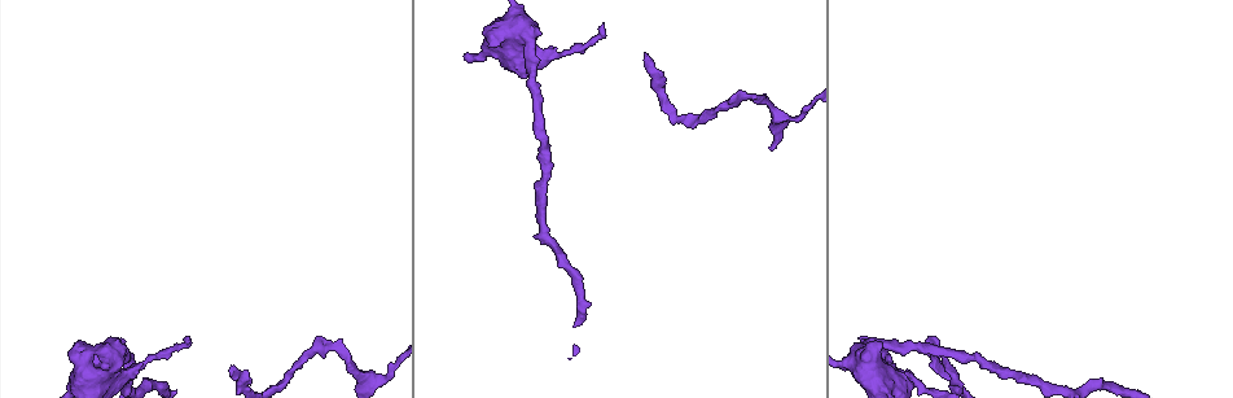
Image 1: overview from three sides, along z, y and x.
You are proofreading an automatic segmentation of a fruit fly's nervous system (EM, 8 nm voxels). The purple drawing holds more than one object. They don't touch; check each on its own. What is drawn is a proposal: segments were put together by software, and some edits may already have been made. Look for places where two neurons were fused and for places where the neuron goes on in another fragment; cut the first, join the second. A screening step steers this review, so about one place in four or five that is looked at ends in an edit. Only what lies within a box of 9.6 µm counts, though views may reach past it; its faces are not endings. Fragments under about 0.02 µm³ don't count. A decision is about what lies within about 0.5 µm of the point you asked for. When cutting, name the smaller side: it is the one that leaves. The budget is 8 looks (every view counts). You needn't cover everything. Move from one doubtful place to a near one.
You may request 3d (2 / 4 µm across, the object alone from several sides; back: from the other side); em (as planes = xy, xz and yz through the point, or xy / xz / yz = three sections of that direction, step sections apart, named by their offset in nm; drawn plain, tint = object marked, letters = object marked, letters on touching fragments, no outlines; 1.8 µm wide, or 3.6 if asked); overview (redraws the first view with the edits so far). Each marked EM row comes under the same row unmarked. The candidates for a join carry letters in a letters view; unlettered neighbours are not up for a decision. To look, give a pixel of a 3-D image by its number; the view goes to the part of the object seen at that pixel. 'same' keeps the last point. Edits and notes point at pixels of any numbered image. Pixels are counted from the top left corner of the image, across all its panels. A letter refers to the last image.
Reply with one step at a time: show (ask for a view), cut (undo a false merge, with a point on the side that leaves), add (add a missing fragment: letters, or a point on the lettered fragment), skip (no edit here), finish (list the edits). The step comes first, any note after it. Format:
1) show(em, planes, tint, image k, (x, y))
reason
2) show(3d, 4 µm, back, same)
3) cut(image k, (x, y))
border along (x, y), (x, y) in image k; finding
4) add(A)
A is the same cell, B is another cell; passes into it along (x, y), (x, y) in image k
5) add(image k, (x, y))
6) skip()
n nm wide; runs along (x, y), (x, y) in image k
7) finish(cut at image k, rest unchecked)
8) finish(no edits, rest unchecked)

show(3d, 2 µm, image 1, (742, 98))
abrupt turn

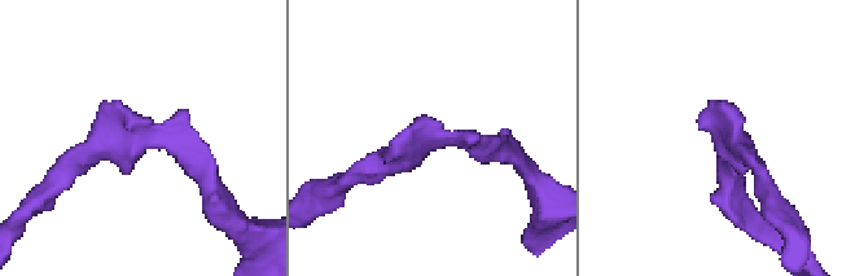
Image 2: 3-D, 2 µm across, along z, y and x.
show(em, yz, step 4, tint, image 2, (728, 148))

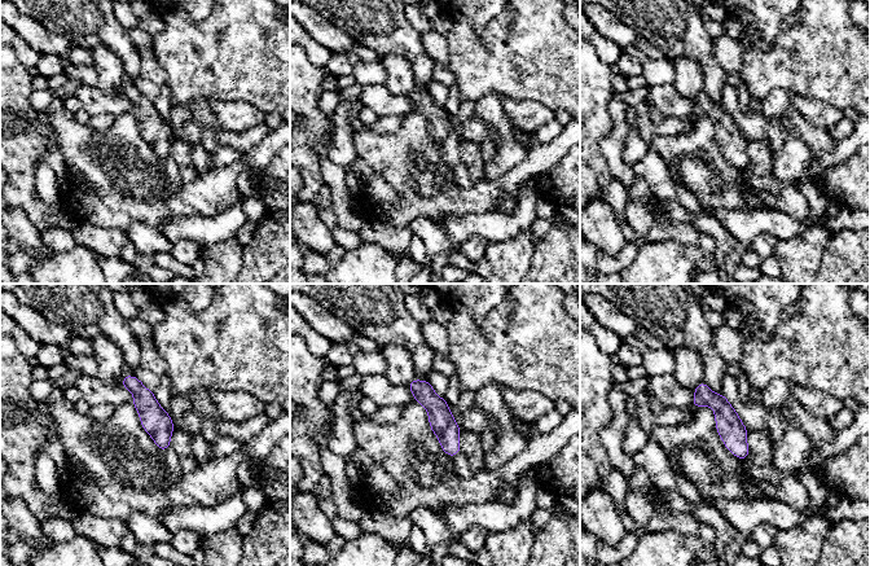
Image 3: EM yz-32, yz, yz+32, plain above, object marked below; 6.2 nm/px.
show(em, xy, step 16, letters, same)
another direction

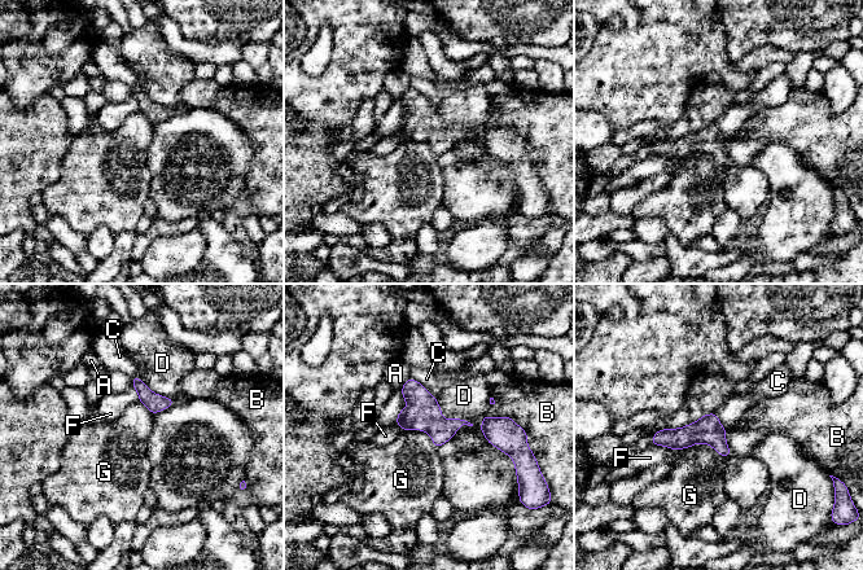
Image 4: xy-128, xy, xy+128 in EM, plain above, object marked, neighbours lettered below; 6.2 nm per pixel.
skip()
170 nm wide; A, B, C, D, F and G are other cells; continuous, no second neuron

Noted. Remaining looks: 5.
show(em, yz, step 16, letters, image 1, (647, 57))
free end

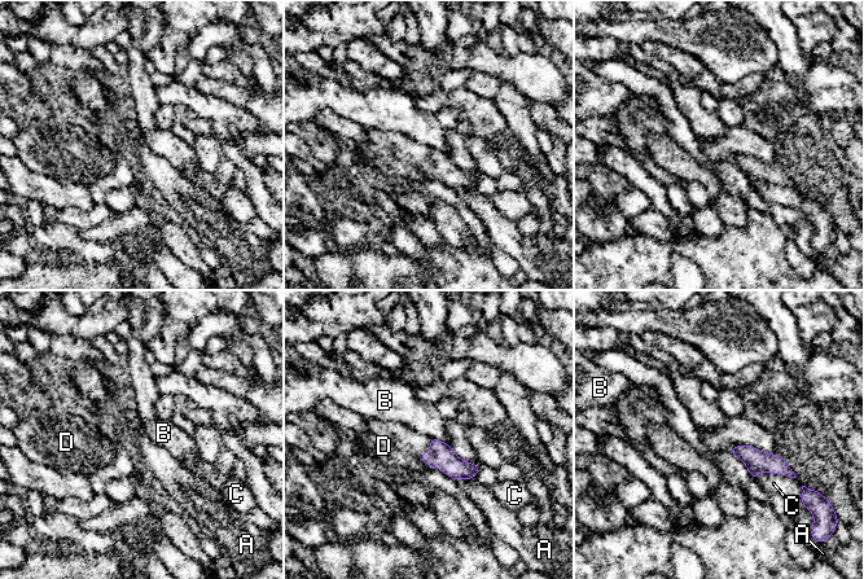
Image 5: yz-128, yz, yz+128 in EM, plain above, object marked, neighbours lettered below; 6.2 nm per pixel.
show(em, xy, step 4, letters, same)

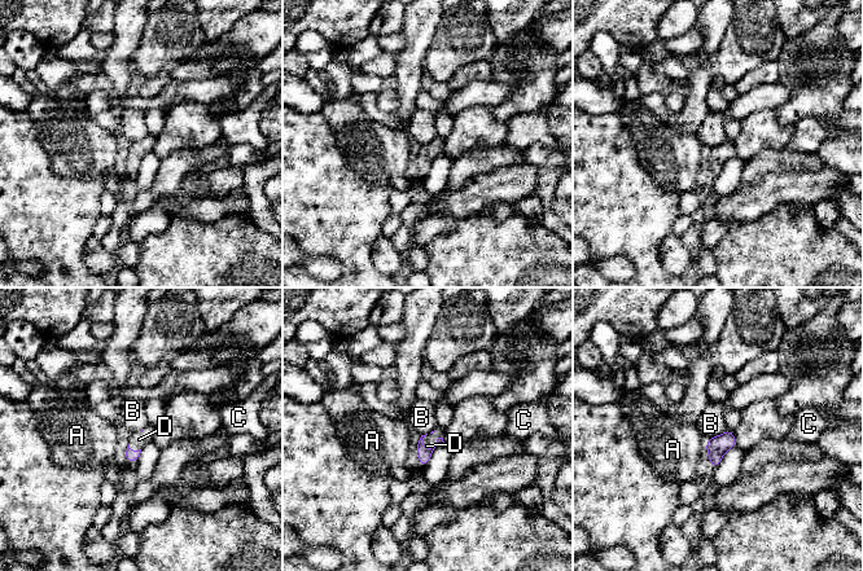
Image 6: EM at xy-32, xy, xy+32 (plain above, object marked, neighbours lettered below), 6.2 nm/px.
add(D)
D is the same cell, A, B and C are other cells; passes into it along (424, 455), (433, 446), (430, 439) in image 6; it goes on there

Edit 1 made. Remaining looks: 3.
finish(add at image 6, rest unchecked)

